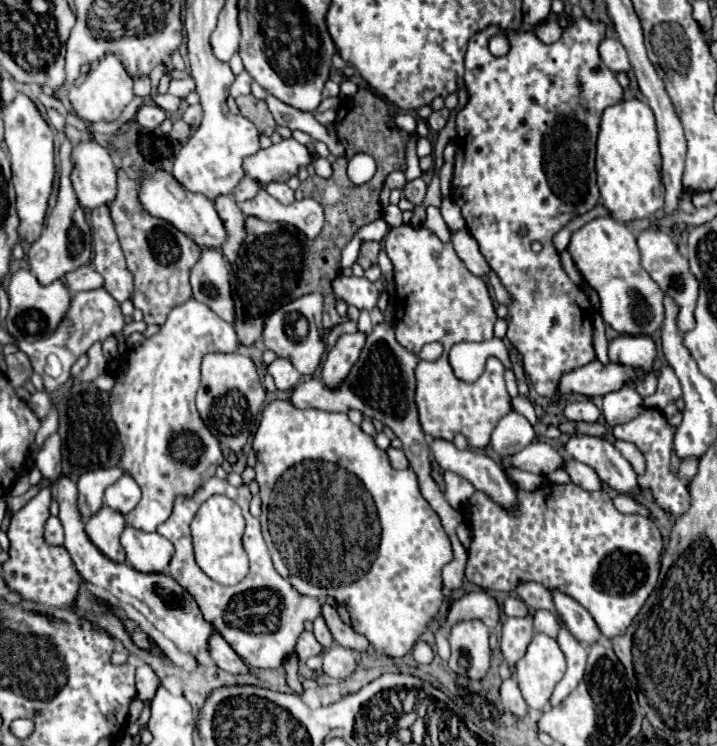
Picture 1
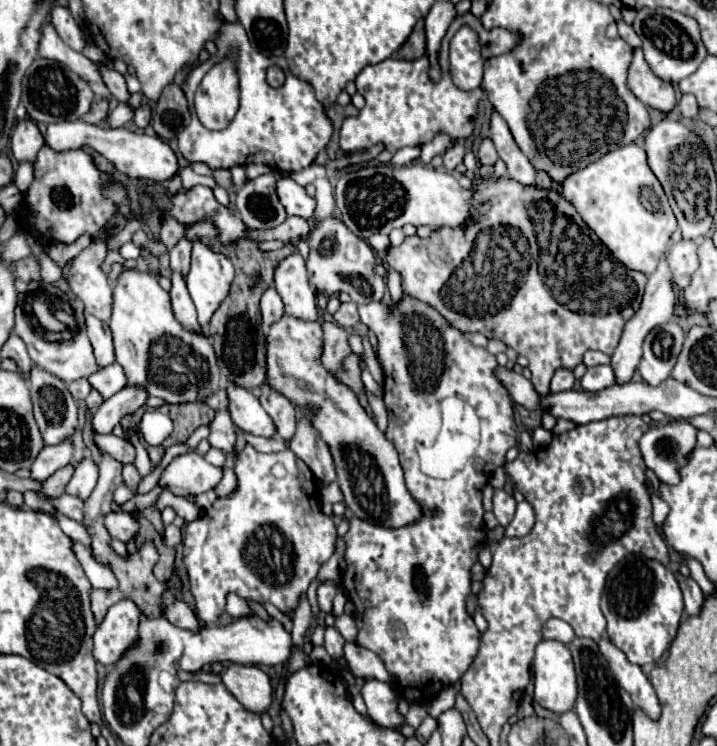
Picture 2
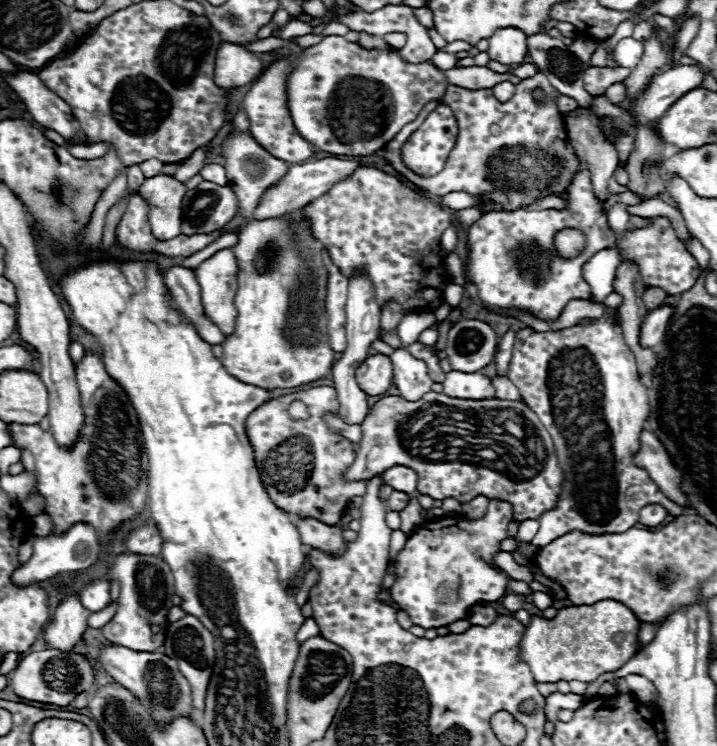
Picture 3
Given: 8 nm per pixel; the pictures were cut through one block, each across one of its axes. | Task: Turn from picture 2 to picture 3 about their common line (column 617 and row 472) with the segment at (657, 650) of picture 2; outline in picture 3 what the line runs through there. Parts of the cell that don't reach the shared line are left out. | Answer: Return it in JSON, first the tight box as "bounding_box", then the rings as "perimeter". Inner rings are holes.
{"bounding_box":[506,312,686,546],"perimeter":[[[606,312],[588,326],[560,332],[518,330],[506,376],[550,432],[566,478],[558,508],[538,518],[540,530],[530,540],[532,546],[546,546],[574,528],[588,534],[622,534],[638,524],[638,512],[648,504],[666,506],[674,518],[686,514],[662,494],[644,468],[632,462],[650,406],[616,316]]]}

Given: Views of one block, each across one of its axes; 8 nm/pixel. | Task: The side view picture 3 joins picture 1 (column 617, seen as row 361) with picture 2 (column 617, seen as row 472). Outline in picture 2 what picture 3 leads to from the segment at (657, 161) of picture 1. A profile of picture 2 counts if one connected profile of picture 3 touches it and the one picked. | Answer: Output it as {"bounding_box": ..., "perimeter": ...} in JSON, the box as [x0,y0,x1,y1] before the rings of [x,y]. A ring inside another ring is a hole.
{"bounding_box":[562,144,678,274],"perimeter":[[[628,144],[622,148],[616,148],[608,154],[604,154],[604,158],[588,164],[584,170],[578,170],[576,174],[570,174],[564,182],[562,182],[562,196],[574,204],[574,208],[578,210],[578,214],[584,218],[584,222],[596,232],[596,236],[604,242],[604,246],[630,270],[642,272],[642,274],[652,274],[660,262],[660,258],[664,256],[664,252],[670,246],[670,236],[674,234],[674,230],[678,228],[676,218],[670,210],[668,198],[658,182],[658,178],[652,174],[648,162],[646,162],[646,154],[640,146],[636,144]]]}

